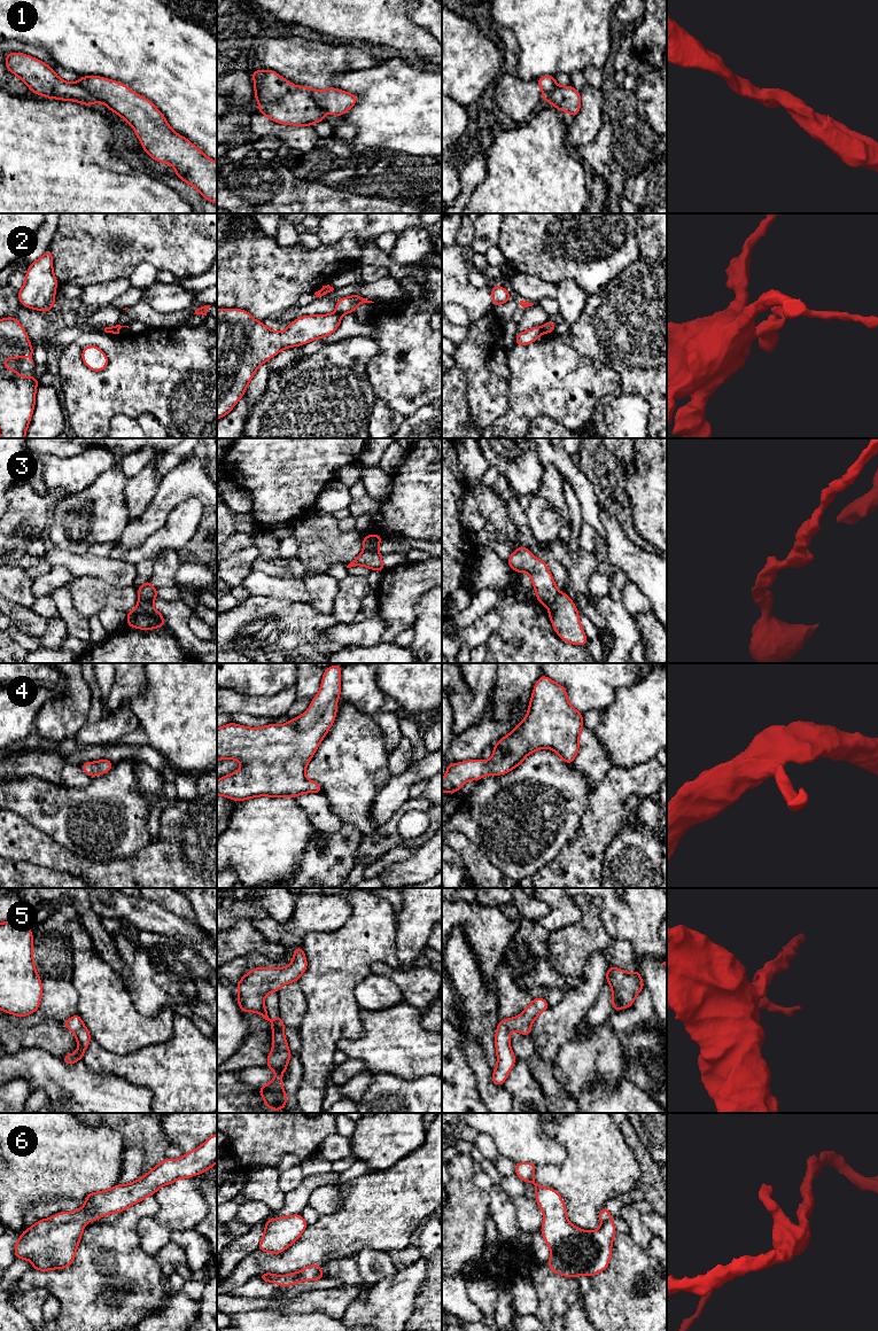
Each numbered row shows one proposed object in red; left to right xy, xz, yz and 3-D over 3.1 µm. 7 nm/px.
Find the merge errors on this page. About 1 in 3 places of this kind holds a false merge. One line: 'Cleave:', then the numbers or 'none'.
Cleave: 1, 2, 3

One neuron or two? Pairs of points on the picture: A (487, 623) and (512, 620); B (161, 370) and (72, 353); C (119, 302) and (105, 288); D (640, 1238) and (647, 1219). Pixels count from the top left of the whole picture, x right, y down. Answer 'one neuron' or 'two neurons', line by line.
A: two neurons
B: one neuron
C: two neurons
D: two neurons

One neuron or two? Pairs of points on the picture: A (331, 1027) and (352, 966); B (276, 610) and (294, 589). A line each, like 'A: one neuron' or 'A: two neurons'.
A: one neuron
B: two neurons

